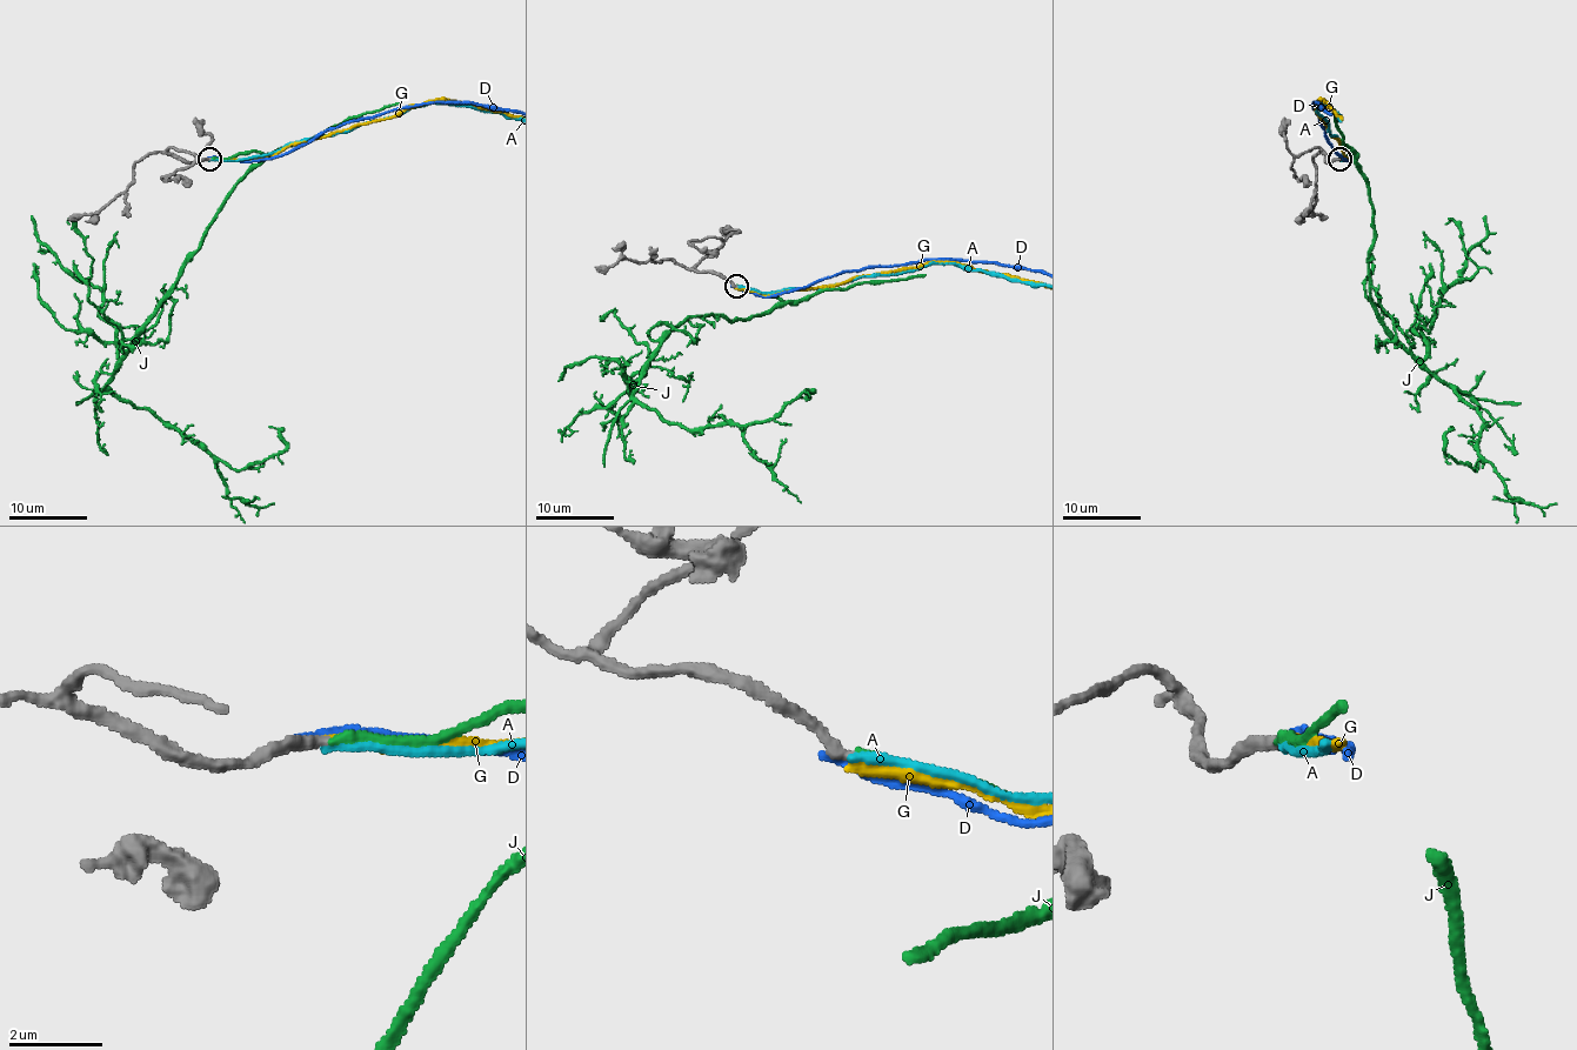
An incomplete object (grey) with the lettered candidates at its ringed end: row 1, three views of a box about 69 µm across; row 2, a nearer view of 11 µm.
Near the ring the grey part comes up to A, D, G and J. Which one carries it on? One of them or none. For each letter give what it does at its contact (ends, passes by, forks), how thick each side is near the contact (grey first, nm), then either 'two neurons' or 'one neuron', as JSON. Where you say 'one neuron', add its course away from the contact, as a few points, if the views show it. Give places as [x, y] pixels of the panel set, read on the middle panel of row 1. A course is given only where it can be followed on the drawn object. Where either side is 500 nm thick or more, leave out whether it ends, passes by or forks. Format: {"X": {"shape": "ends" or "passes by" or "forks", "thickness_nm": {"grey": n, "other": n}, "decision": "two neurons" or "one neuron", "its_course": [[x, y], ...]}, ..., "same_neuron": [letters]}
{"A": {"shape": "ends", "thickness_nm": {"grey": 220, "other": 190}, "decision": "two neurons"}, "D": {"shape": "ends", "thickness_nm": {"grey": 260, "other": 180}, "decision": "two neurons"}, "G": {"shape": "ends", "thickness_nm": {"grey": 220, "other": 260}, "decision": "one neuron"}, "J": {"shape": "ends", "thickness_nm": {"grey": 220, "other": 200}, "decision": "two neurons"}, "same_neuron": ["G"]}

